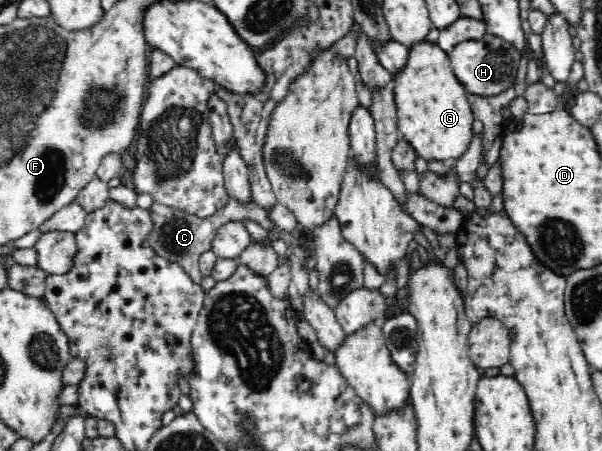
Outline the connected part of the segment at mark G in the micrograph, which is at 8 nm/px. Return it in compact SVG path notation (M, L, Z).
M429 41L420 42L410 48L408 64L404 70L398 70L394 78L394 101L398 107L399 130L403 133L402 138L408 140L410 145L417 151L420 159L438 160L447 162L459 160L468 151L471 140L474 137L474 112L468 101L469 92L458 80L450 66L448 53L442 50L437 43Z

